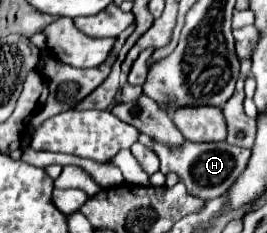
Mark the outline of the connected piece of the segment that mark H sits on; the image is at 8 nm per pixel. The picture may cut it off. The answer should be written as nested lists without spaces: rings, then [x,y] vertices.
[[[141,135],[138,141],[153,149],[161,159],[161,173],[177,173],[189,193],[201,199],[215,199],[221,197],[229,189],[229,181],[235,181],[237,175],[245,169],[245,149],[237,145],[227,145],[225,141],[219,143],[193,143],[185,141],[183,145],[169,147],[165,143],[155,143],[149,135]]]

